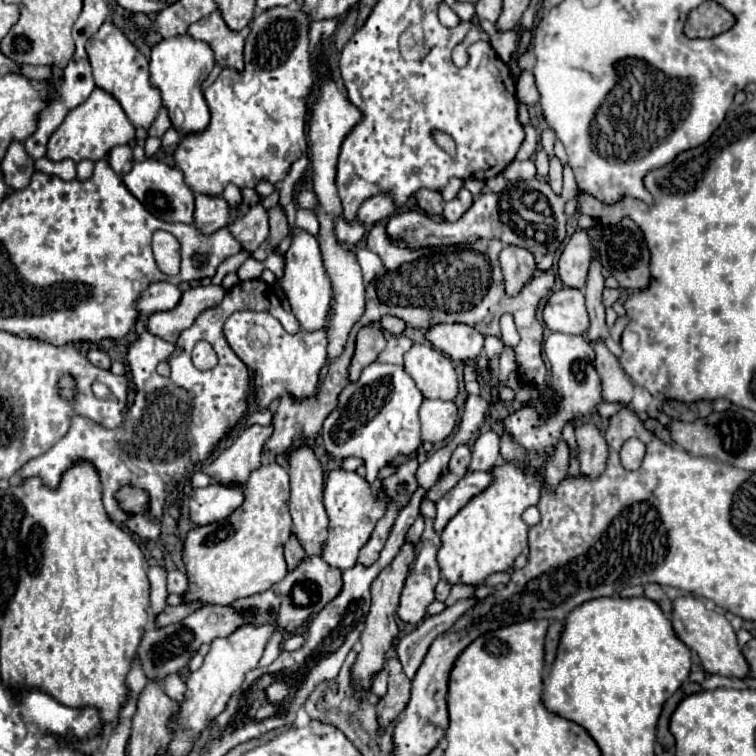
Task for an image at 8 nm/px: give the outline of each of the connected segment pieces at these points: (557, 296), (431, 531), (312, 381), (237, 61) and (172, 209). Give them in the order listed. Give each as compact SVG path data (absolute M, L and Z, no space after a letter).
M569 287L551 293L543 309L543 319L551 331L583 335L589 329L589 315L585 309L583 293L579 289Z
M423 497L421 511L419 513L425 519L425 531L421 535L421 547L419 547L419 551L415 555L415 561L411 565L411 571L407 575L407 581L405 581L405 587L403 587L403 593L401 593L399 611L397 611L399 617L405 623L419 623L419 621L423 621L423 617L427 613L427 607L435 601L435 585L441 579L439 577L441 571L439 571L439 565L437 565L437 559L435 559L437 557L437 551L441 547L441 539L439 539L439 535L435 533L435 527L433 527L433 523L435 523L435 503L429 501L427 497Z
M237 311L225 321L225 337L239 359L253 371L255 403L259 411L269 409L271 403L283 395L289 395L293 399L307 399L315 393L319 369L327 359L327 329L317 333L301 331L297 335L289 335L269 313Z
M221 11L205 15L201 21L193 23L187 33L195 39L207 41L215 53L215 61L219 65L243 69L243 43L249 35L249 25L241 31L233 31L225 25Z
M157 159L133 161L131 169L121 175L123 185L145 205L145 209L161 221L167 223L193 223L193 193L185 185L183 173L179 169L167 167Z

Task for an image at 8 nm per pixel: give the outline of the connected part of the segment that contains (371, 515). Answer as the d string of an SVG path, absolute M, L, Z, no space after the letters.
M335 469L327 475L323 503L325 503L325 509L329 515L329 539L327 539L327 545L325 545L321 557L331 567L337 567L341 571L351 569L353 565L357 565L357 555L359 555L361 547L365 545L365 541L369 541L369 537L375 529L375 523L383 517L387 497L385 497L383 489L379 489L379 497L375 497L369 483L363 477L359 477L357 473Z

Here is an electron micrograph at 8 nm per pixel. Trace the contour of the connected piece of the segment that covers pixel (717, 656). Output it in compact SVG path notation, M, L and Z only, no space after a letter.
M681 595L675 597L673 601L673 613L671 613L671 625L677 633L677 637L699 655L701 665L707 673L711 675L721 675L721 677L747 677L749 675L749 665L737 645L735 639L735 631L729 625L729 621L725 619L725 615L717 613L717 611L709 611L705 607L705 603L697 597L691 595Z

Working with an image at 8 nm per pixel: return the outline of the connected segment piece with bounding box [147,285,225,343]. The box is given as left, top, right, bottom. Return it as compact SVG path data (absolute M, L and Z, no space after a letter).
M207 285L207 287L193 287L183 293L181 303L171 311L153 313L147 317L149 331L165 341L175 341L181 331L189 329L193 321L209 307L219 305L223 299L225 289L219 285Z

